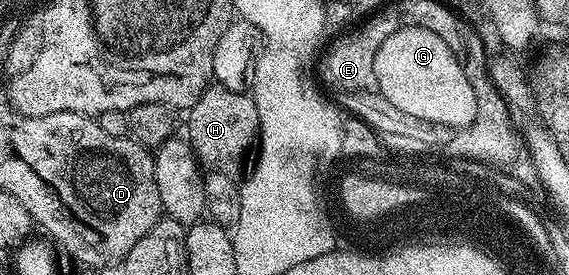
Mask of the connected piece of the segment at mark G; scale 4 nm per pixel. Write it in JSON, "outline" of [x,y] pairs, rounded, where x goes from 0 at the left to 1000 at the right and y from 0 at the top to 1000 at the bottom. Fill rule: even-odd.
{"outline":[[[721,105],[687,135],[664,200],[663,258],[678,345],[717,411],[777,440],[805,473],[819,469],[837,433],[842,327],[826,298],[801,200],[761,120]]]}

